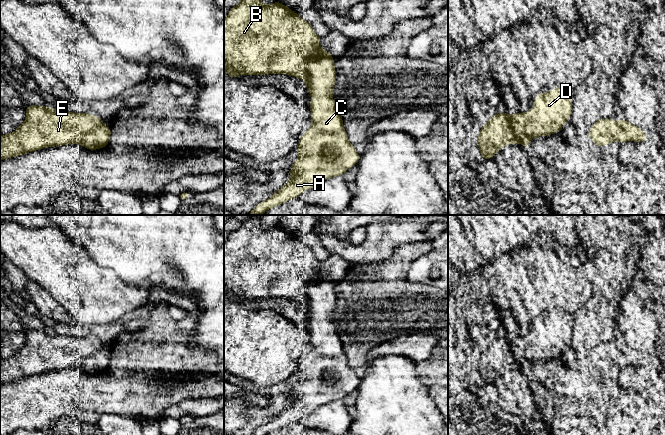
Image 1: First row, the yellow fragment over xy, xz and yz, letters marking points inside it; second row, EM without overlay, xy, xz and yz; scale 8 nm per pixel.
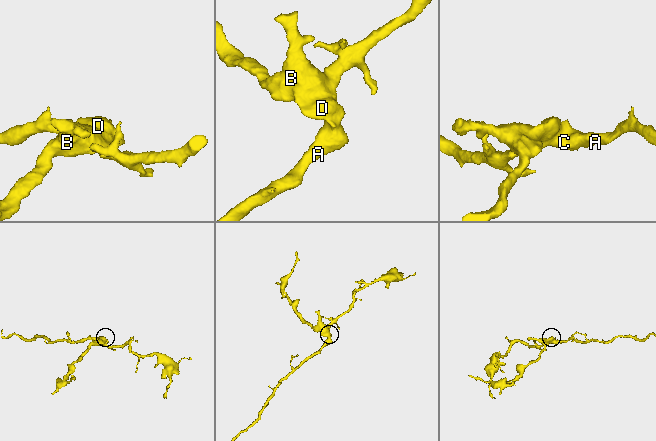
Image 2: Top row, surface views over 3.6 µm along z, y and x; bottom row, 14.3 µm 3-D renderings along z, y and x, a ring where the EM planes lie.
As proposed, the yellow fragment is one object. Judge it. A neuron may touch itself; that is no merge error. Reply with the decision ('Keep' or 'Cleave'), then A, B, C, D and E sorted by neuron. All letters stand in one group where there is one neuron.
Cleave. Groups: A C / B D E

